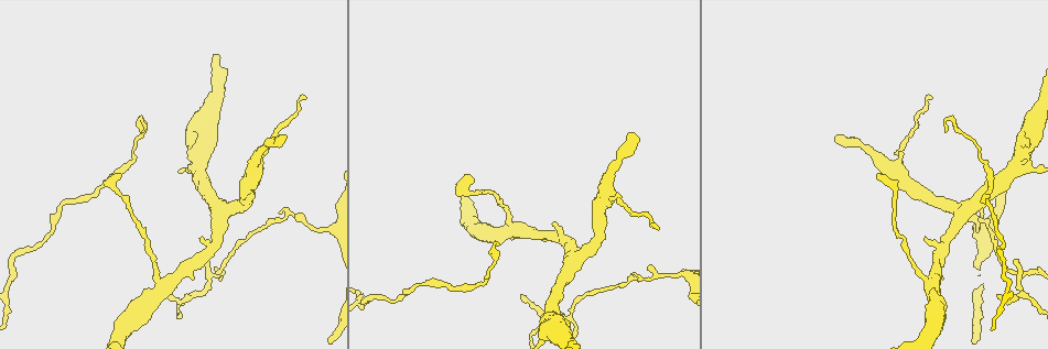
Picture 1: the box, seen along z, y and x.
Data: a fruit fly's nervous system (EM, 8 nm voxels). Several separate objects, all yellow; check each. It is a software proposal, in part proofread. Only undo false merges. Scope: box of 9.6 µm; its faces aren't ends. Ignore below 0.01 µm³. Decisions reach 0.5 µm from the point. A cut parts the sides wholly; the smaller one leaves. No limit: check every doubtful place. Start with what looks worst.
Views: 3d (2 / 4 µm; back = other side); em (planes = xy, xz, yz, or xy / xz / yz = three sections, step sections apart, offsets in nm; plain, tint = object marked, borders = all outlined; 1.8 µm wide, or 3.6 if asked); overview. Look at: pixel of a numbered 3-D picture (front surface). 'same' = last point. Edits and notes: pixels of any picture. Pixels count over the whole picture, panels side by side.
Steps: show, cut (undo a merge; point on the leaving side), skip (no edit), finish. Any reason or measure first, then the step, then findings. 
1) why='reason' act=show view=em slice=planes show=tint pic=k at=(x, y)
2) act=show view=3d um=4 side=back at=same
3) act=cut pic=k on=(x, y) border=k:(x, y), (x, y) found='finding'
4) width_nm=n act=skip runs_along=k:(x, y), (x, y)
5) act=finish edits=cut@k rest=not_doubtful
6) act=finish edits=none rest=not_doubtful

why='sudden change in width' act=show view=3d um=2 pic=1 at=(553, 312)

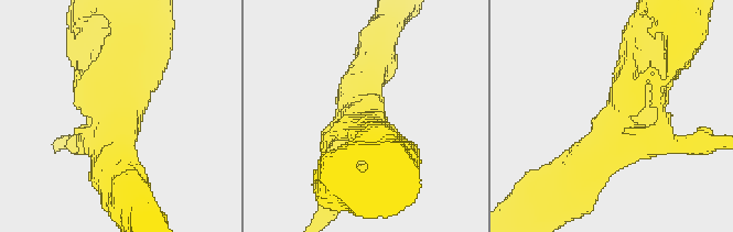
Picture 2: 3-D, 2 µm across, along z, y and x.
act=show view=em slice=planes show=tint pic=2 at=(364, 117)

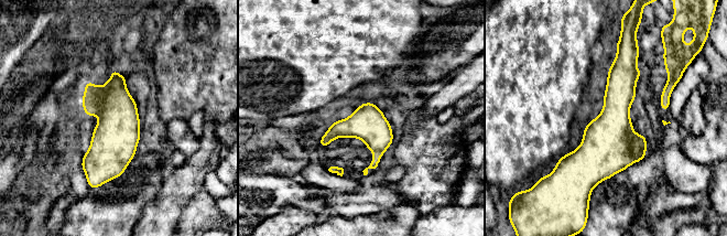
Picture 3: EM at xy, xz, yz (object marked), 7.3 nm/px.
act=skip found='one neuron here'

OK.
why='calibre changes' act=show view=3d um=2 side=back pic=1 at=(670, 275)

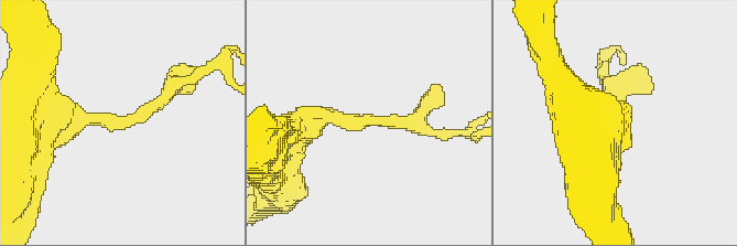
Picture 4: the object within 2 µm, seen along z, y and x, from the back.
act=show view=em slice=planes show=borders pic=4 at=(363, 123)

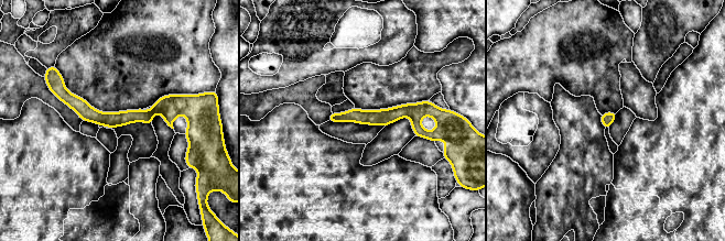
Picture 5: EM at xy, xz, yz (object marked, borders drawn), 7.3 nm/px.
width_nm=90 act=skip found='continuous, no second neuron'

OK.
why='sudden change in width' act=show view=3d um=4 pic=1 at=(563, 324)

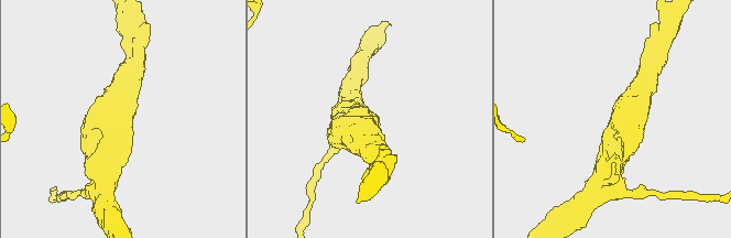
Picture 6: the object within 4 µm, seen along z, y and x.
act=show view=em um=3.6 slice=planes show=tint pic=6 at=(116, 133)

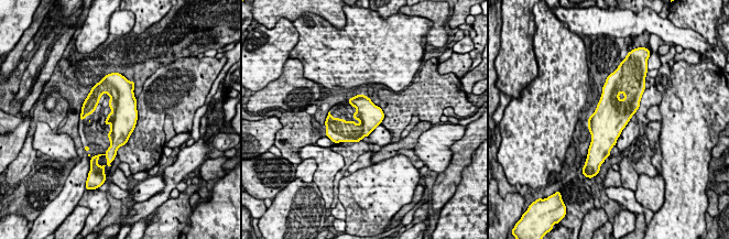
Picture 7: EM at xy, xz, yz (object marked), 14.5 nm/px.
act=skip found='one neuron here'

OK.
why='three arms meet' act=show view=3d um=2 pic=1 at=(1019, 274)

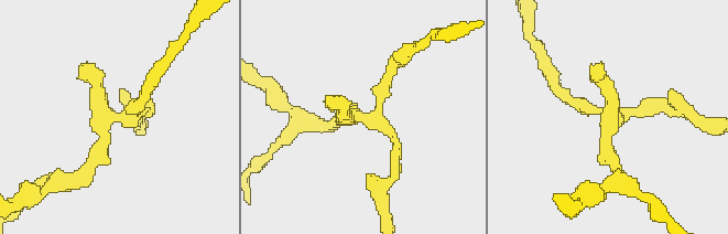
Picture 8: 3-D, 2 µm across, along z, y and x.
act=show view=em slice=planes show=borders pic=8 at=(609, 114)

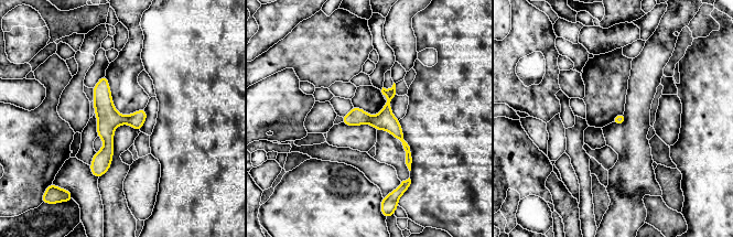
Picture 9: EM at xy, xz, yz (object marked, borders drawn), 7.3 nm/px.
width_nm=80 act=skip found='continuous, no second neuron'

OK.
act=finish edits=none rest=not_doubtful

